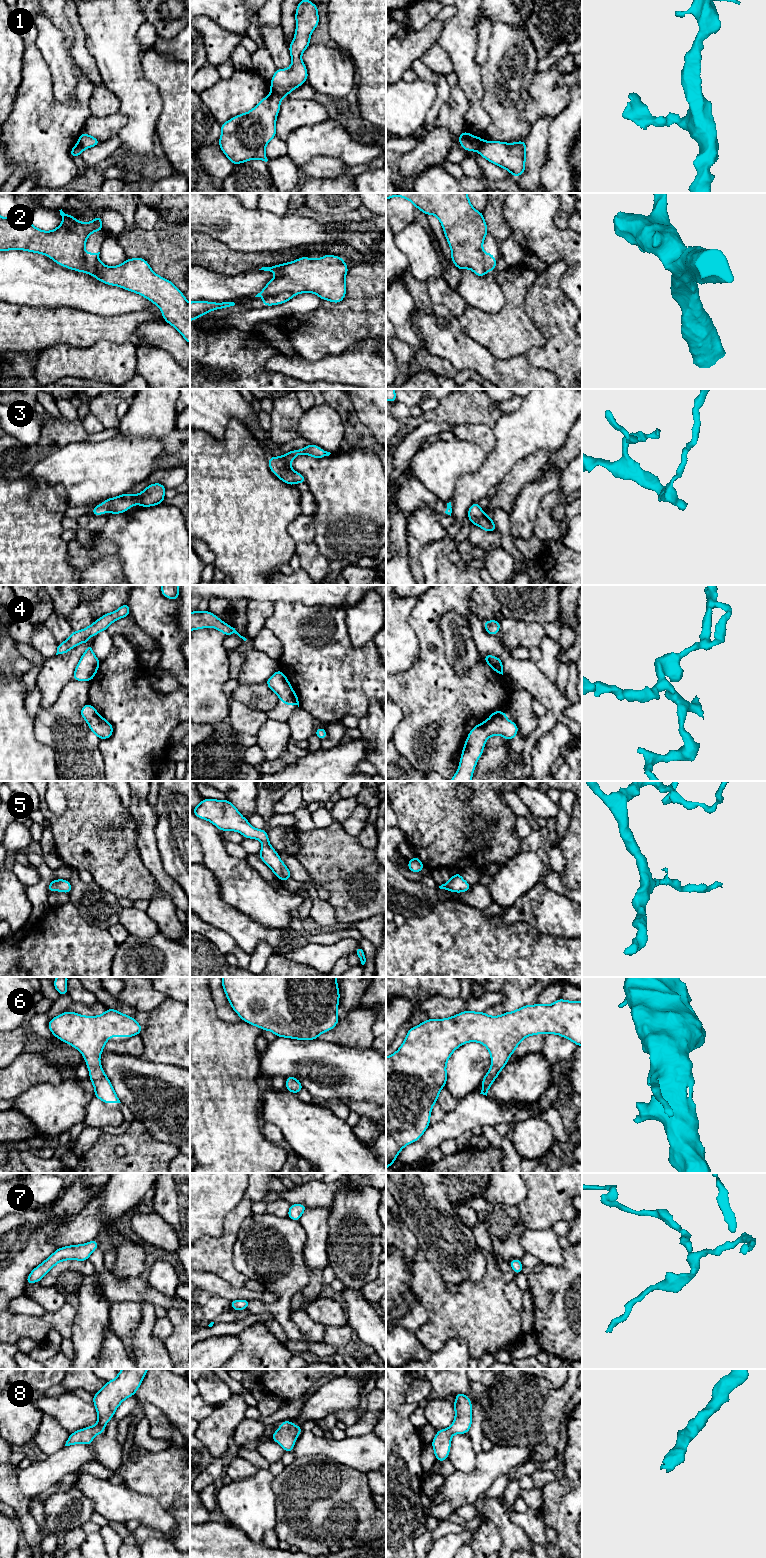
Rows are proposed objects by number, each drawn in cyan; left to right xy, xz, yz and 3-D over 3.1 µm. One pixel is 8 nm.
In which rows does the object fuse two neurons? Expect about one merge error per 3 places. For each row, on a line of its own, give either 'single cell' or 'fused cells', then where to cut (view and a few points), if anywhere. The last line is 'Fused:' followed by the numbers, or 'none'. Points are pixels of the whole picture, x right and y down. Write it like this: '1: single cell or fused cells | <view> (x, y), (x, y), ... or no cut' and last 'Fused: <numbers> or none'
1: fused cells | xz (271, 90), (282, 97)
2: fused cells | xz (293, 294), (281, 292), (270, 296)
3: single cell | no cut
4: fused cells | yz (490, 716), (501, 716), (505, 719)
5: single cell | no cut
6: single cell | no cut
7: single cell | no cut
8: single cell | no cut
Fused: 1, 2, 4

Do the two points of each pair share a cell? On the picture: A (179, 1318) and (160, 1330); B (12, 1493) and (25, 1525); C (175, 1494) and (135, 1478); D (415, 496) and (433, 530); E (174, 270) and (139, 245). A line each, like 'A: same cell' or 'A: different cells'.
A: different cells
B: same cell
C: same cell
D: different cells
E: same cell

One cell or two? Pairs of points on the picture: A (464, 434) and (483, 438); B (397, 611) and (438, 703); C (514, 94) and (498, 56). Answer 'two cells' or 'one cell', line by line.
A: one cell
B: two cells
C: one cell

